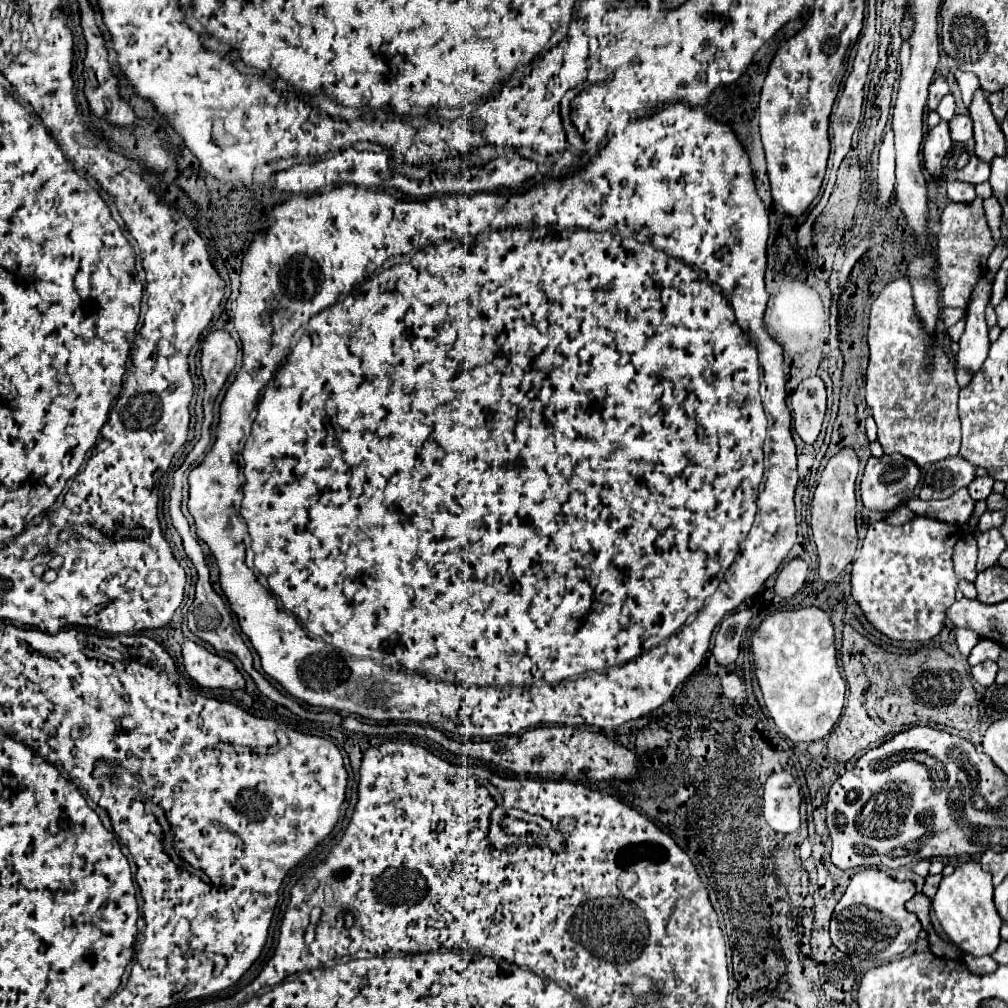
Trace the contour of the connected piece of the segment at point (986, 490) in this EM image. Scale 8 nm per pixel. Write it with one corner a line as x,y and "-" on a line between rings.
982,476
982,478
976,478
968,486
968,490
970,490
970,496
974,500
986,500
990,496
990,492
992,492
992,486
994,486
994,480
990,476

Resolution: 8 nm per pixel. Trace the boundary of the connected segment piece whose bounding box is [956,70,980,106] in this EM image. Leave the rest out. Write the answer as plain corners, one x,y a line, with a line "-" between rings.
956,70
956,80
960,84
960,90
962,90
962,100
964,104
972,104
972,96
976,94
976,88
980,88
980,82
976,80
976,76
972,76
970,72
960,72

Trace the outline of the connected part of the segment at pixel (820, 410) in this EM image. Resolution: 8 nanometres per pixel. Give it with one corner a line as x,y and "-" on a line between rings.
810,376
802,380
798,388
792,392
794,428
806,444
812,444
818,438
824,414
826,414
826,386
820,376

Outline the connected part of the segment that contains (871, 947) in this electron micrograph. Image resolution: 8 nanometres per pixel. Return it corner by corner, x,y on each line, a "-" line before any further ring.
878,868
860,870
848,884
844,896
834,908
830,936
838,950
864,960
890,960
916,942
922,924
916,914
904,908
906,900
916,894
912,880
896,880

